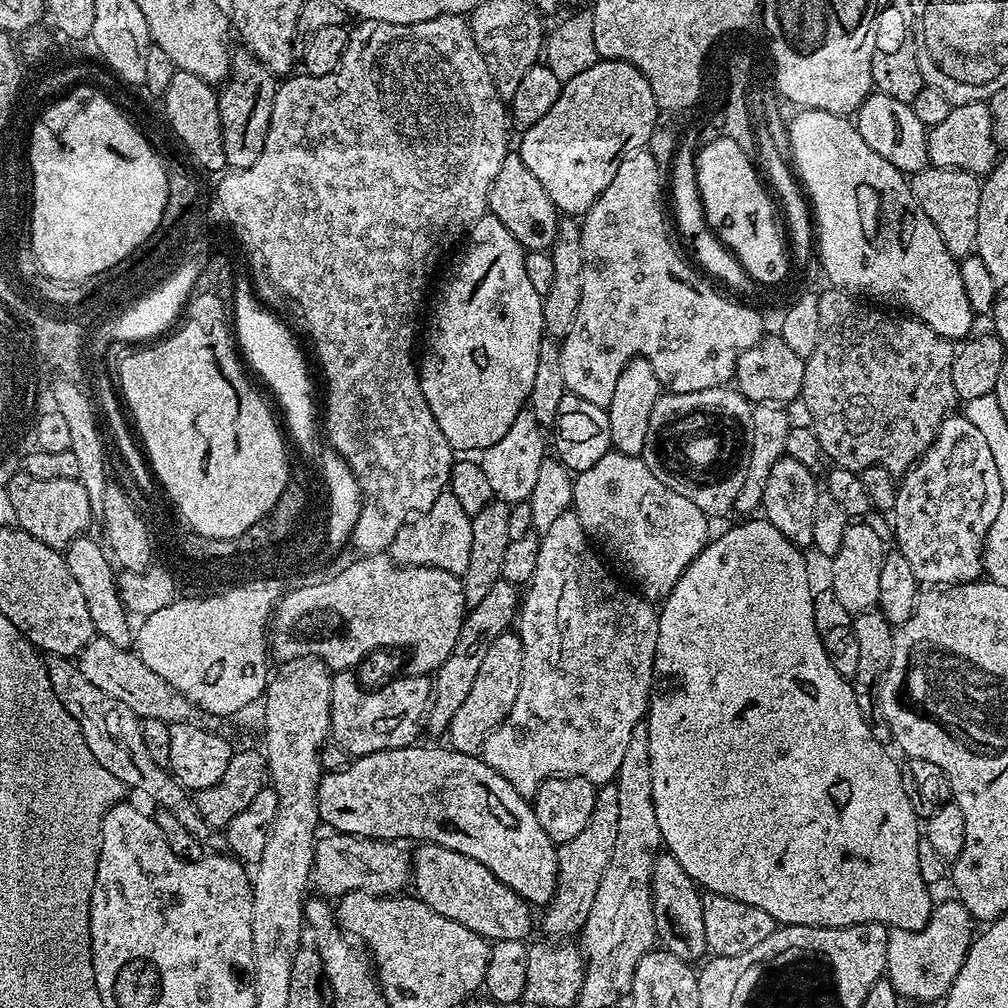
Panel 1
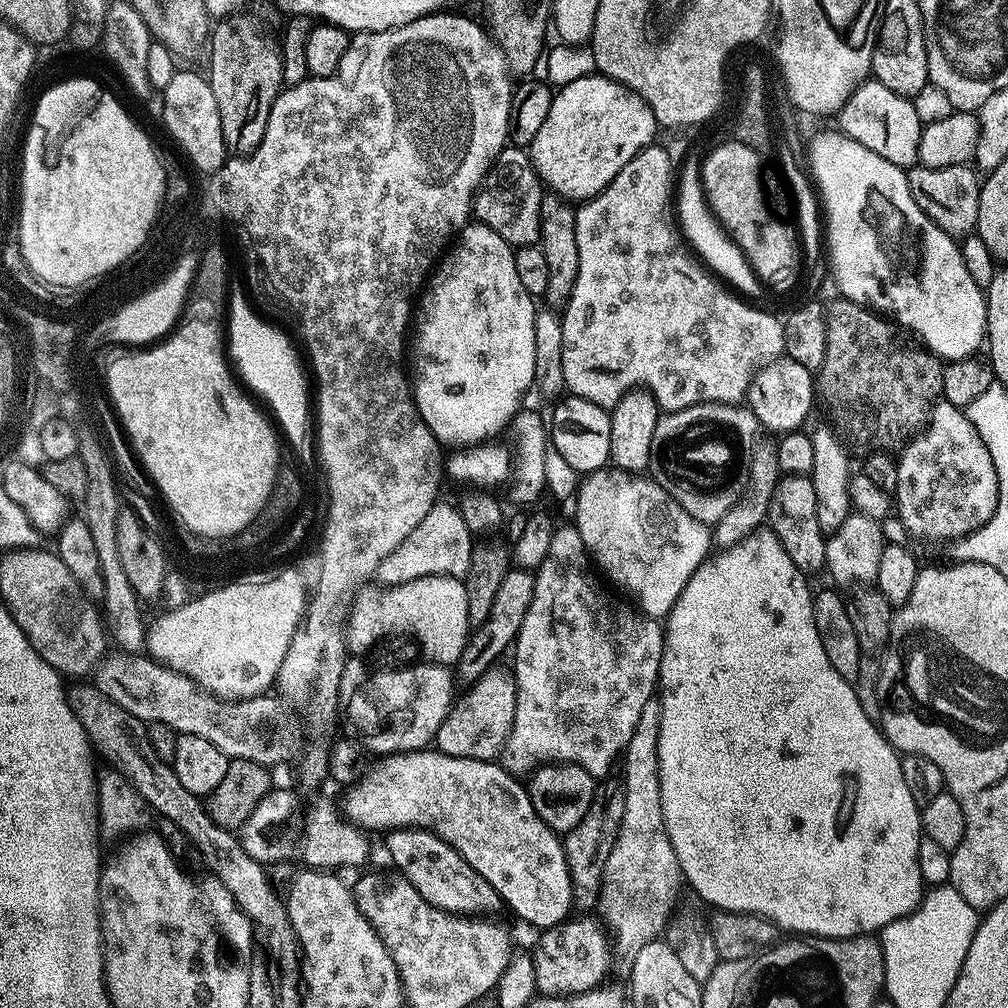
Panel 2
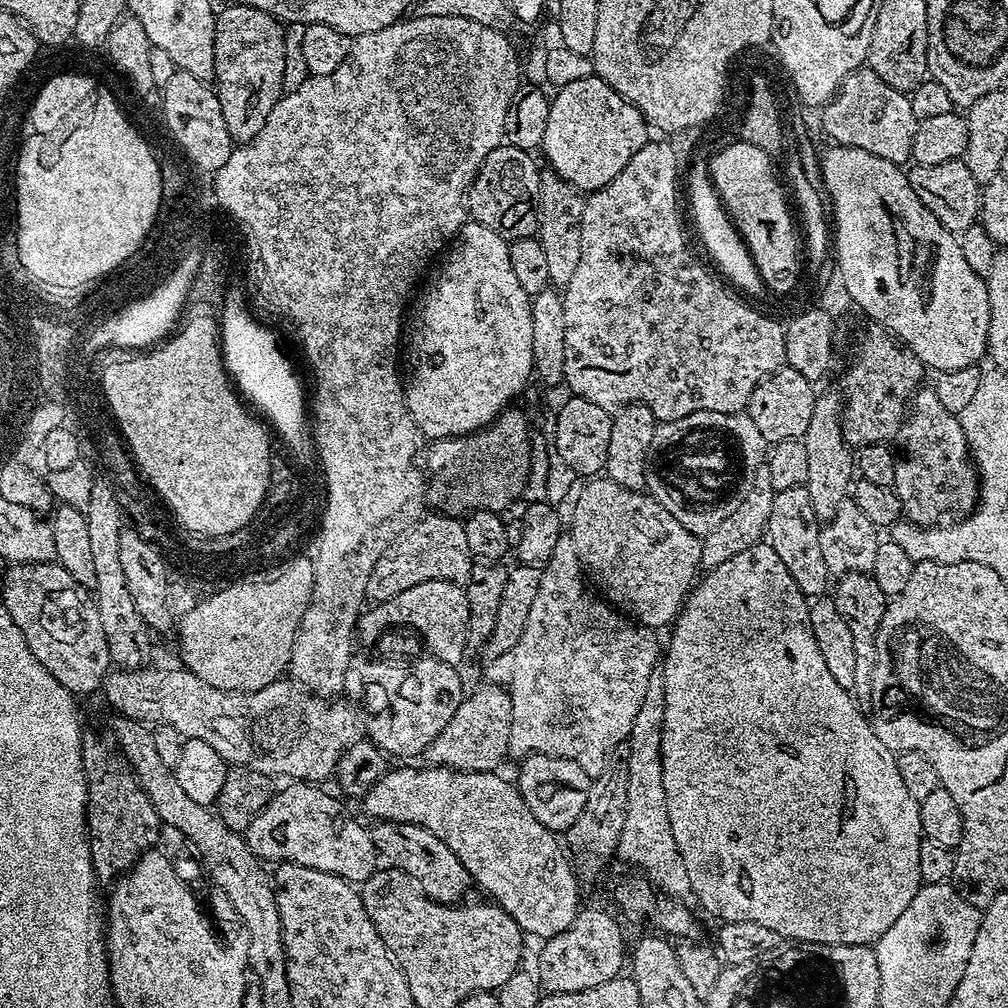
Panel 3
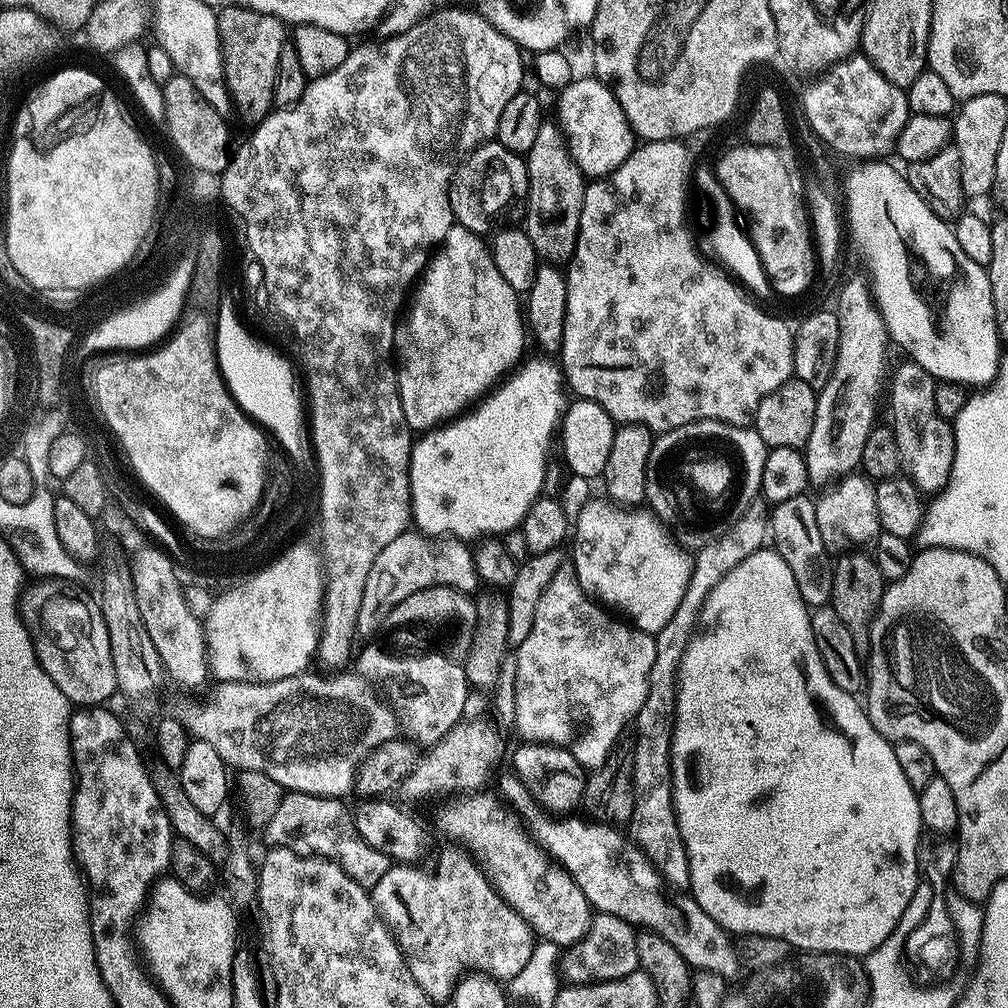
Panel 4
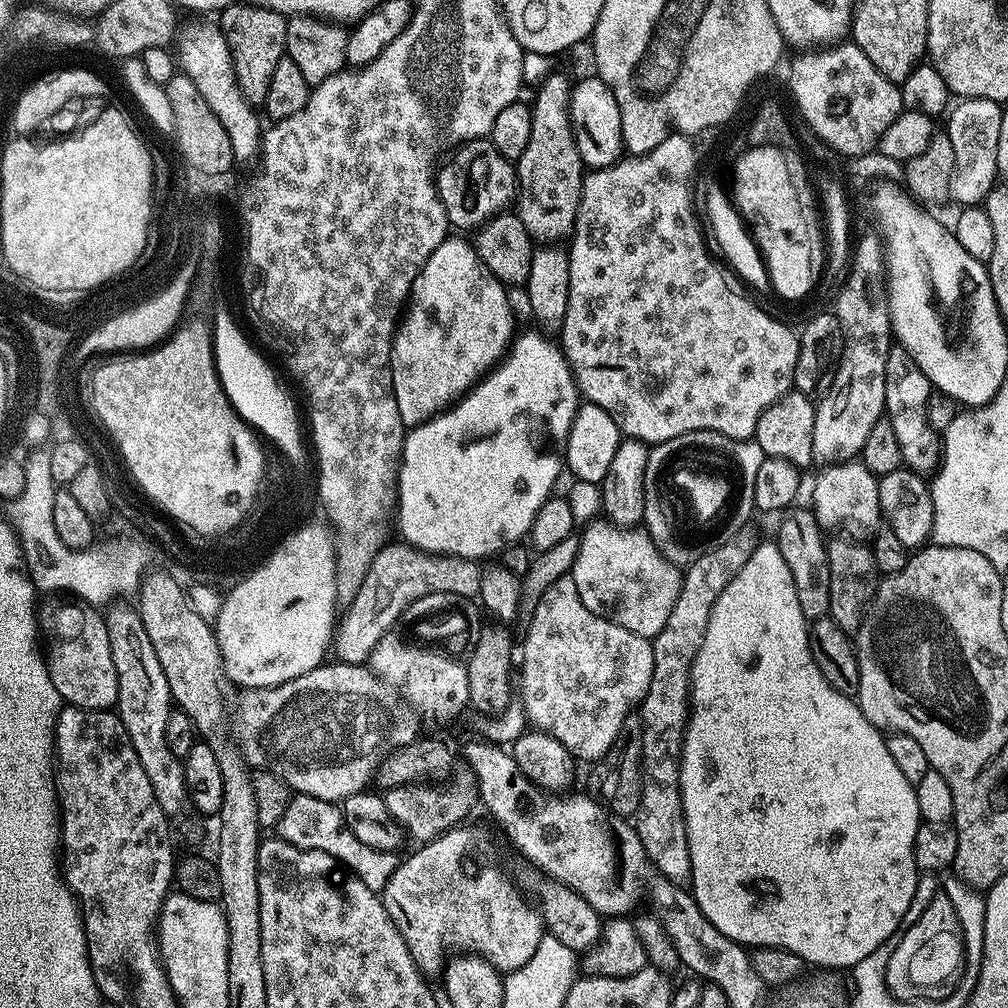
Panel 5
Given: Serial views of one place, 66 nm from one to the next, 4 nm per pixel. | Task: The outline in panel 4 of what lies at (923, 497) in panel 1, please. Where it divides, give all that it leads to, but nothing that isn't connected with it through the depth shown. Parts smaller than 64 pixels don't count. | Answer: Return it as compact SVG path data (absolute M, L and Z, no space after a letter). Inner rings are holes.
M911 362L897 370L892 378L892 421L890 427L896 436L903 475L913 480L921 493L936 494L948 482L954 462L956 440L952 436L953 425L943 420L934 406L937 379L922 366Z

